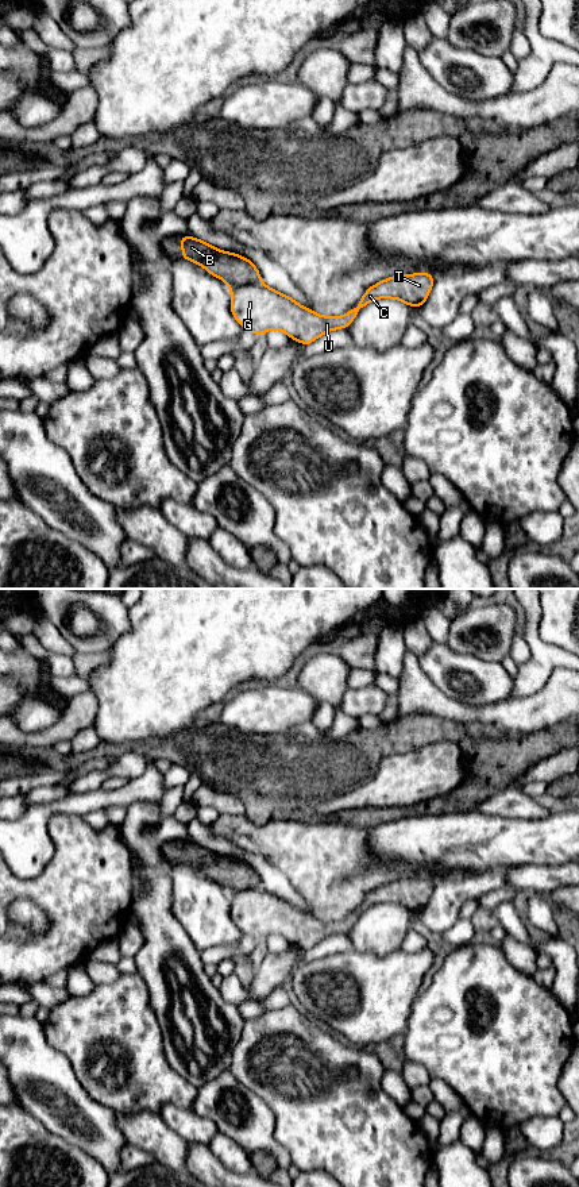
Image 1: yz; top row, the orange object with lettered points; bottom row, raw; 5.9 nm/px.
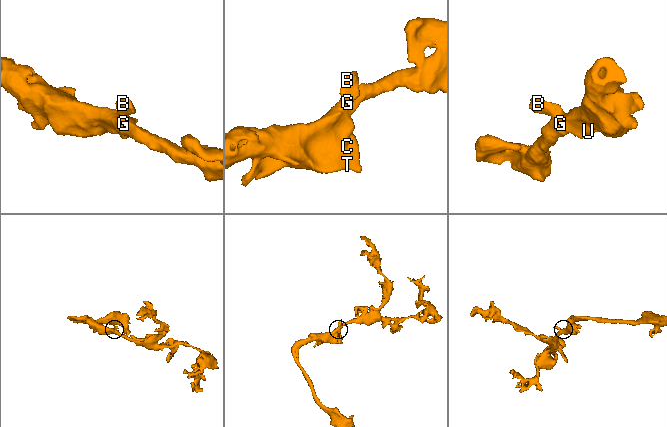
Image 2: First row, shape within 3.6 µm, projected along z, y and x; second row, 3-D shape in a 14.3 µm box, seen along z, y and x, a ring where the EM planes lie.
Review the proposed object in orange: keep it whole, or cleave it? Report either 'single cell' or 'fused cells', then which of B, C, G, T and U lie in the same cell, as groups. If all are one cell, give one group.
fused cells; groups B / C G T U

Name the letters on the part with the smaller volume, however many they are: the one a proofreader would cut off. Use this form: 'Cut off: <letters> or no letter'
Cut off: B

